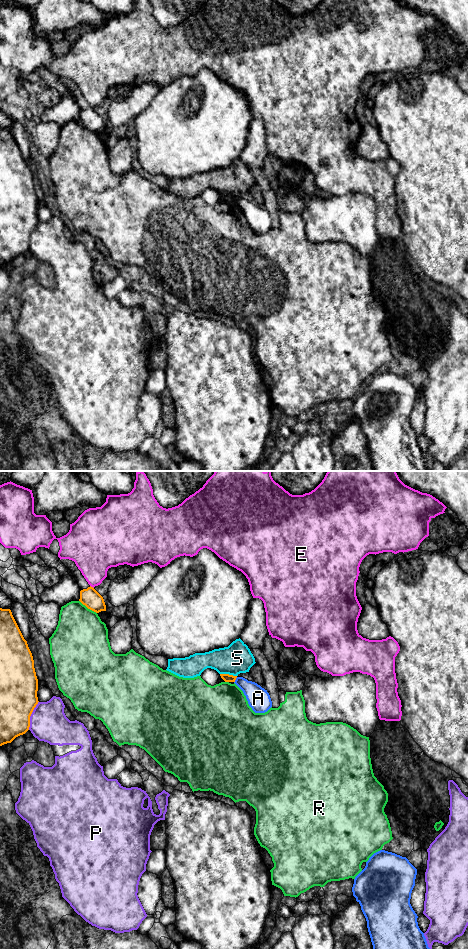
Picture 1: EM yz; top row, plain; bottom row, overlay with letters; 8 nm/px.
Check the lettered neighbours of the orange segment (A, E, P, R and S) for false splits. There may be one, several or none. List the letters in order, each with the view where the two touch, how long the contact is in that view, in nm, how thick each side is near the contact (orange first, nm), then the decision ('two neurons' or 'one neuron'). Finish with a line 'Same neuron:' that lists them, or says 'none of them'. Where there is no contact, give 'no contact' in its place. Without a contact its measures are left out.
A: yz | 50 nm | 60/180 nm | two neurons
E: yz | 40 nm | 150/320 nm | two neurons
P: yz | 240 nm | 300/300 nm | two neurons
R: yz | 180 nm | 150/440 nm | two neurons
S: yz | 140 nm | 60/240 nm | two neurons
Same neuron: none of them

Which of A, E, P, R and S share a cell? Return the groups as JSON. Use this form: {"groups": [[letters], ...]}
{"groups": [["A"], ["E"], ["P"], ["R"], ["S"]]}

